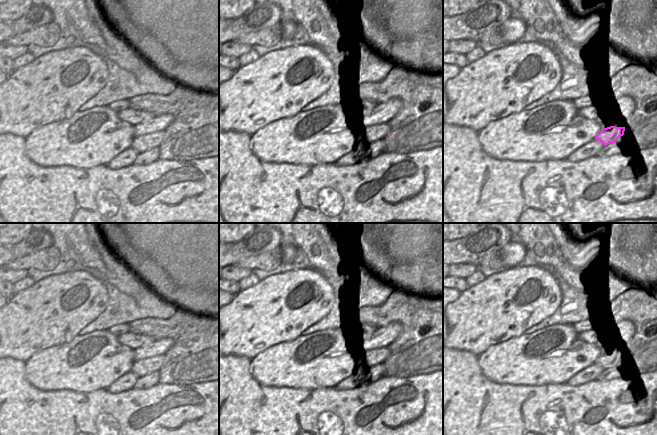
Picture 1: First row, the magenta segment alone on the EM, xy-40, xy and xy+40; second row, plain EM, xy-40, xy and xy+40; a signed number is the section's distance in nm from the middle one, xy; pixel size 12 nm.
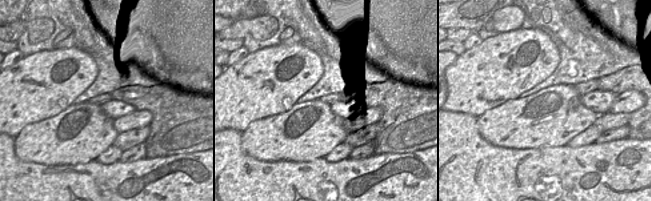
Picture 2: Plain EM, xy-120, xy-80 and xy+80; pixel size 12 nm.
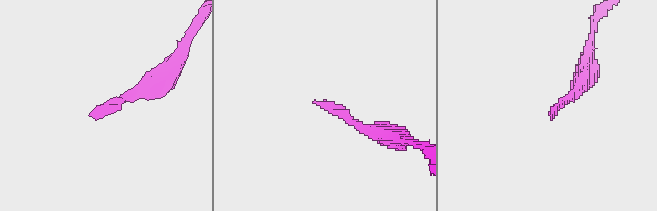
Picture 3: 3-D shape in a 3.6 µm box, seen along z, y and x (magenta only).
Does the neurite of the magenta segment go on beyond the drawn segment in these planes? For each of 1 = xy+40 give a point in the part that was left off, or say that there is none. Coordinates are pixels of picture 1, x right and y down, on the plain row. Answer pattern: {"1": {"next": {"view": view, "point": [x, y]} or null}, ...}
{"1": {"next": null}}

